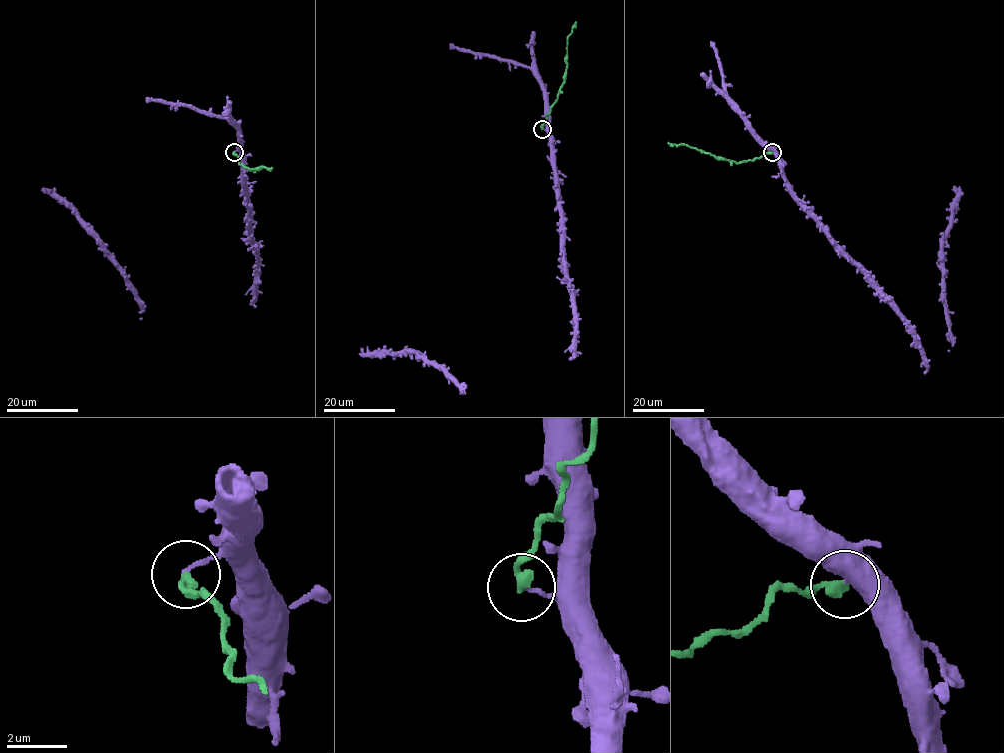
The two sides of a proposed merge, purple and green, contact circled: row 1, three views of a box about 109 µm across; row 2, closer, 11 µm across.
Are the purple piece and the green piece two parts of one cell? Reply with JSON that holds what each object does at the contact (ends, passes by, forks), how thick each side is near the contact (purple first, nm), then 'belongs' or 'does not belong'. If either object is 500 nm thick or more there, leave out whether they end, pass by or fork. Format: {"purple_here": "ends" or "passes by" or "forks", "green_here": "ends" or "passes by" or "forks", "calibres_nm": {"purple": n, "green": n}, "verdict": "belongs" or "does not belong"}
{"purple_here": "ends", "green_here": "ends", "calibres_nm": {"purple": 130, "green": 360}, "verdict": "does not belong"}

